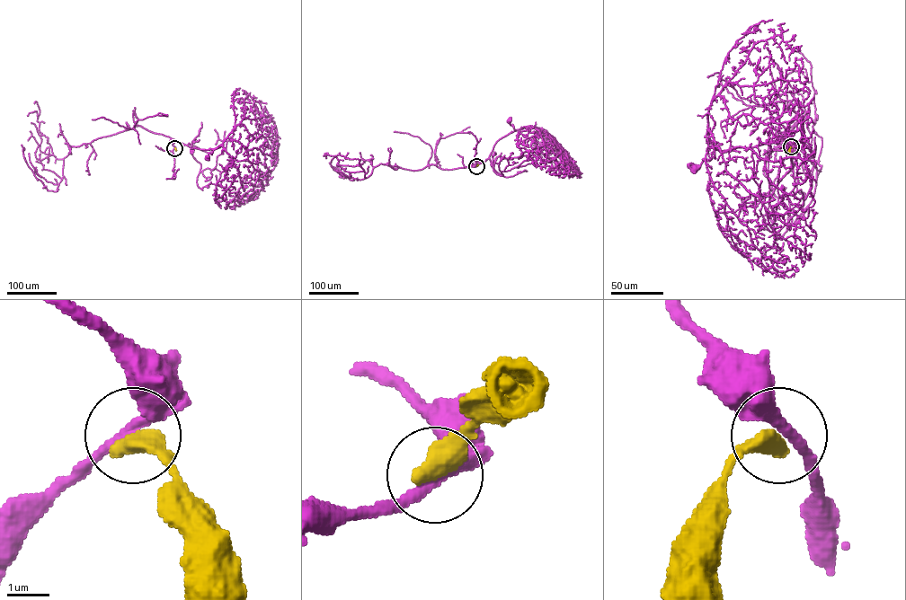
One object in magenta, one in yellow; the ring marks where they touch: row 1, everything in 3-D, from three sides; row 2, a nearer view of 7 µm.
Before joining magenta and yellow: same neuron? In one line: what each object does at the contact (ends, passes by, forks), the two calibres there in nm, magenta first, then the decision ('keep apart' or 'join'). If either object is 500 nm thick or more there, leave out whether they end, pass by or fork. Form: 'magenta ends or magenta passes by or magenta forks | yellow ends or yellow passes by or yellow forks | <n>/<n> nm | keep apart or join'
320/550 nm | keep apart

